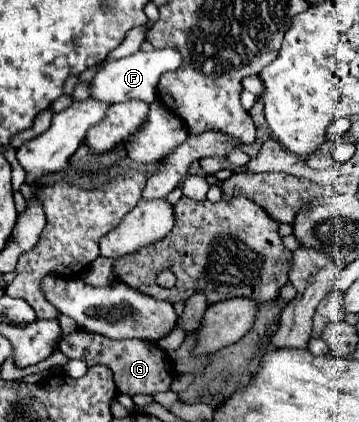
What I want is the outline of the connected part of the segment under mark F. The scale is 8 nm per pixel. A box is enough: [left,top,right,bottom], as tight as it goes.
[92,48,182,104]

